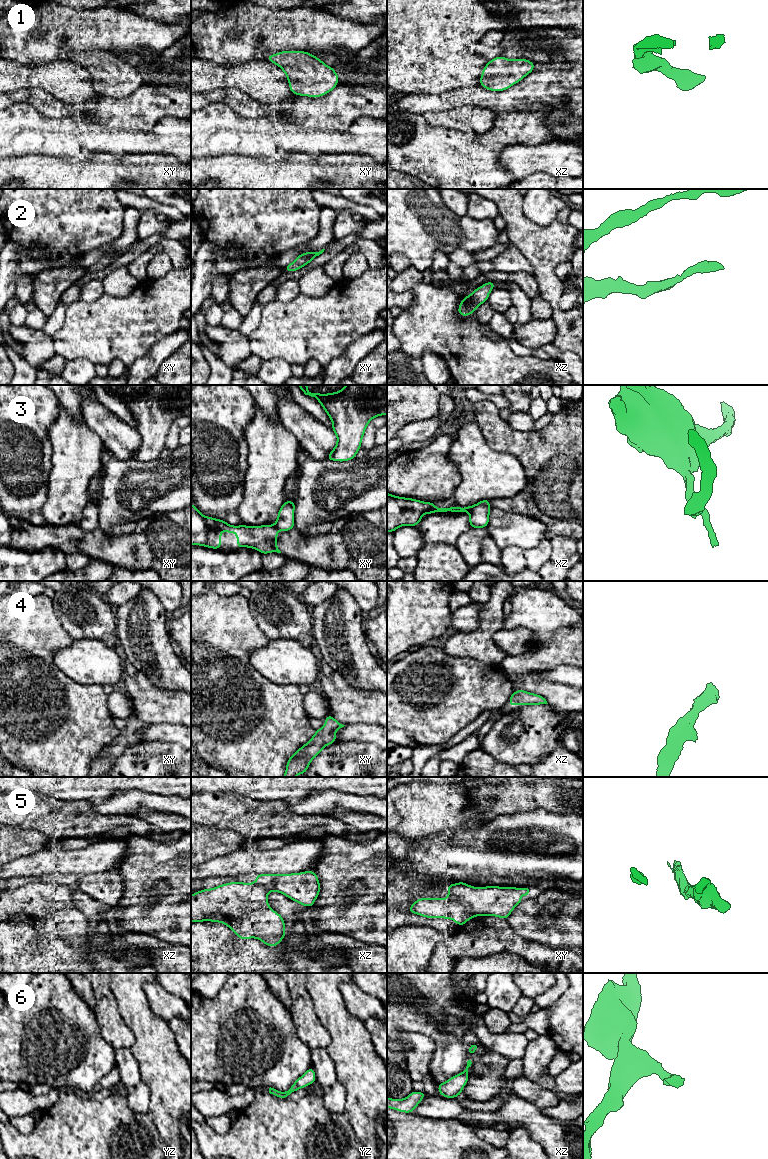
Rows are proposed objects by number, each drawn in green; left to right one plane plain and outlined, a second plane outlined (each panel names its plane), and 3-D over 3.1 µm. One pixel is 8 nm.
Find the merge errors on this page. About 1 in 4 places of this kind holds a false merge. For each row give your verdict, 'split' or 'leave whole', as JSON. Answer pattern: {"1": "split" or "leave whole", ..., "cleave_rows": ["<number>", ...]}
{"1": "leave whole", "2": "leave whole", "3": "split", "4": "leave whole", "5": "split", "6": "leave whole", "cleave_rows": ["3", "5"]}

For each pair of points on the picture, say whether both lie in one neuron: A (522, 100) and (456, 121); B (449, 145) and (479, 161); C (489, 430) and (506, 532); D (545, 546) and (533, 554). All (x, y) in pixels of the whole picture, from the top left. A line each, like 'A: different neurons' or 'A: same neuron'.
A: different neurons
B: same neuron
C: different neurons
D: same neuron

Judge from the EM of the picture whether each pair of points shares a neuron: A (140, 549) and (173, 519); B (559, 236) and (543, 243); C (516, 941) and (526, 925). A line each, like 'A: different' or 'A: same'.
A: same
B: same
C: different

